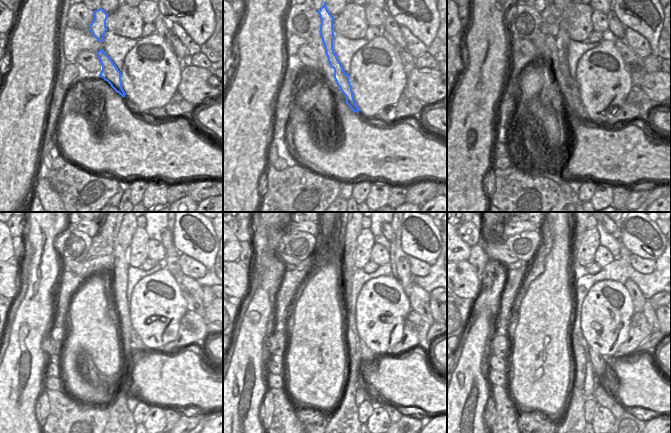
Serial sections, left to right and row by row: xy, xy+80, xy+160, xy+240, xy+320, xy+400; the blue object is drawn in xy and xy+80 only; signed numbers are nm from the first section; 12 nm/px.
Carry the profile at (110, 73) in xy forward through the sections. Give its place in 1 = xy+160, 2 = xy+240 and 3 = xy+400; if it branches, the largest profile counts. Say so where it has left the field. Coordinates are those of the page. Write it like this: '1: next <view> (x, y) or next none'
1: next xy+160 (563, 65)
2: next xy+240 (136, 340)
3: next xy+400 (603, 371)

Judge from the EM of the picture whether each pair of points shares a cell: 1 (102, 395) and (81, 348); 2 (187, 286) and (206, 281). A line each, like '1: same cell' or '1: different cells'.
1: same cell
2: different cells

